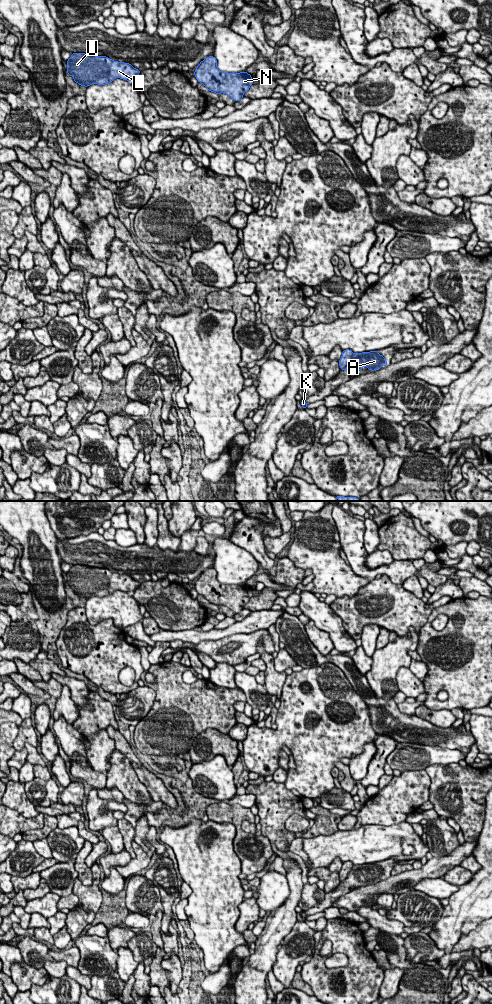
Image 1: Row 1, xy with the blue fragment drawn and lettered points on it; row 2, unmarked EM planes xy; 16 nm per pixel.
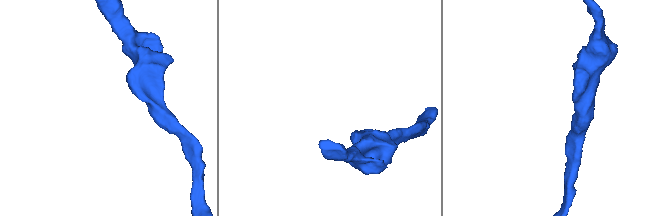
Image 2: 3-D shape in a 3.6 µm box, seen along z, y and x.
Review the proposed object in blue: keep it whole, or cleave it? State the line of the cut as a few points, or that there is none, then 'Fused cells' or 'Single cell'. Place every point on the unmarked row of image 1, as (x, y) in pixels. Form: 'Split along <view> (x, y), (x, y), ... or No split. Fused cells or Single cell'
Split along xy (353, 866), (342, 881). Fused cells

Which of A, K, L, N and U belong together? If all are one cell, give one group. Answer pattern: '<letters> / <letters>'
A / K L N U

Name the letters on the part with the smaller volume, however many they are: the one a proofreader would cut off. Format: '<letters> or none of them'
A

